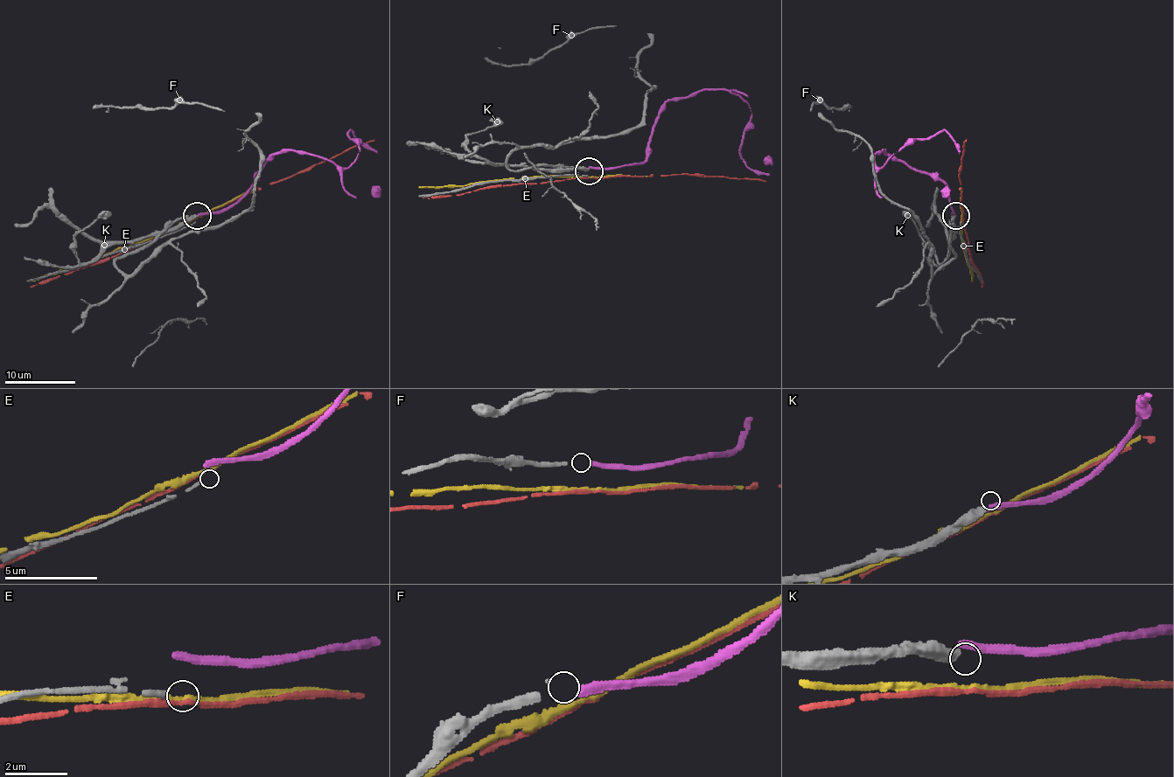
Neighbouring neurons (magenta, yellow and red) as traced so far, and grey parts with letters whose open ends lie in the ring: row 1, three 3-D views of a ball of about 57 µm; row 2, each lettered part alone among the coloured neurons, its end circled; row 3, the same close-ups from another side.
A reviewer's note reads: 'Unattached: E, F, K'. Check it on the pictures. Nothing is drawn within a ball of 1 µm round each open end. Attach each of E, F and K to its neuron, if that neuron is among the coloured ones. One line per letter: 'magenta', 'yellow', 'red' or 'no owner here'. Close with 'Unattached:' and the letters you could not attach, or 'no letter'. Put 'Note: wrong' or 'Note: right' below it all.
E: no owner here
F: magenta
K: no owner here
Unattached: E, K
Note: wrong

